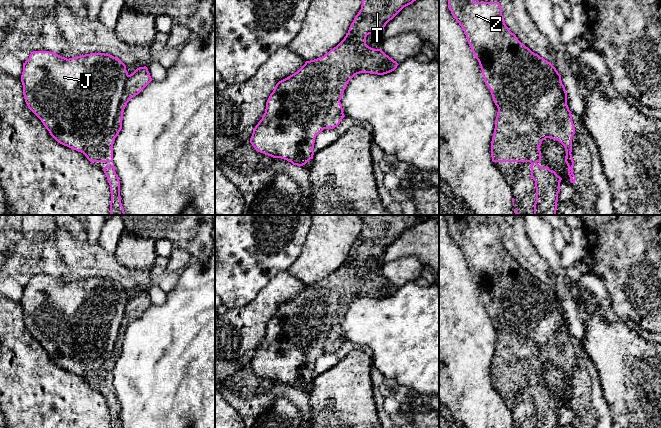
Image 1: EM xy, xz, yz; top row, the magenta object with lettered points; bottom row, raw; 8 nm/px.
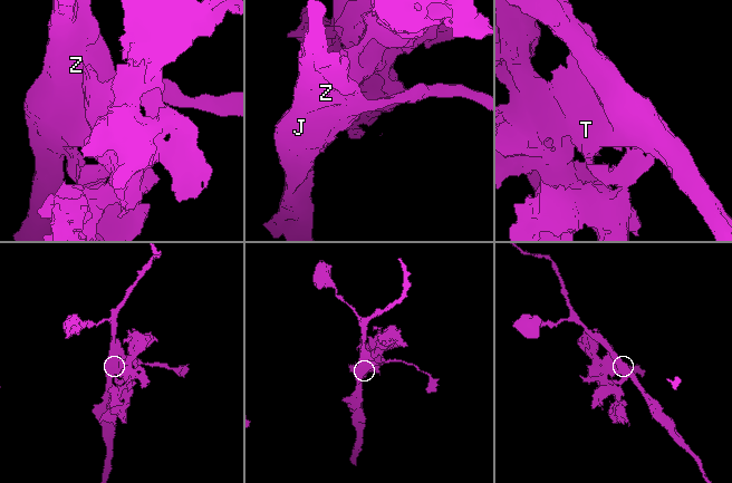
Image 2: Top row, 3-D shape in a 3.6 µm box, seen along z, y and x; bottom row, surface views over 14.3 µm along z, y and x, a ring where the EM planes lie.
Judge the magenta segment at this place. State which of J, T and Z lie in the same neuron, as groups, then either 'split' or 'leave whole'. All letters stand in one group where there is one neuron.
J Z / T; split

